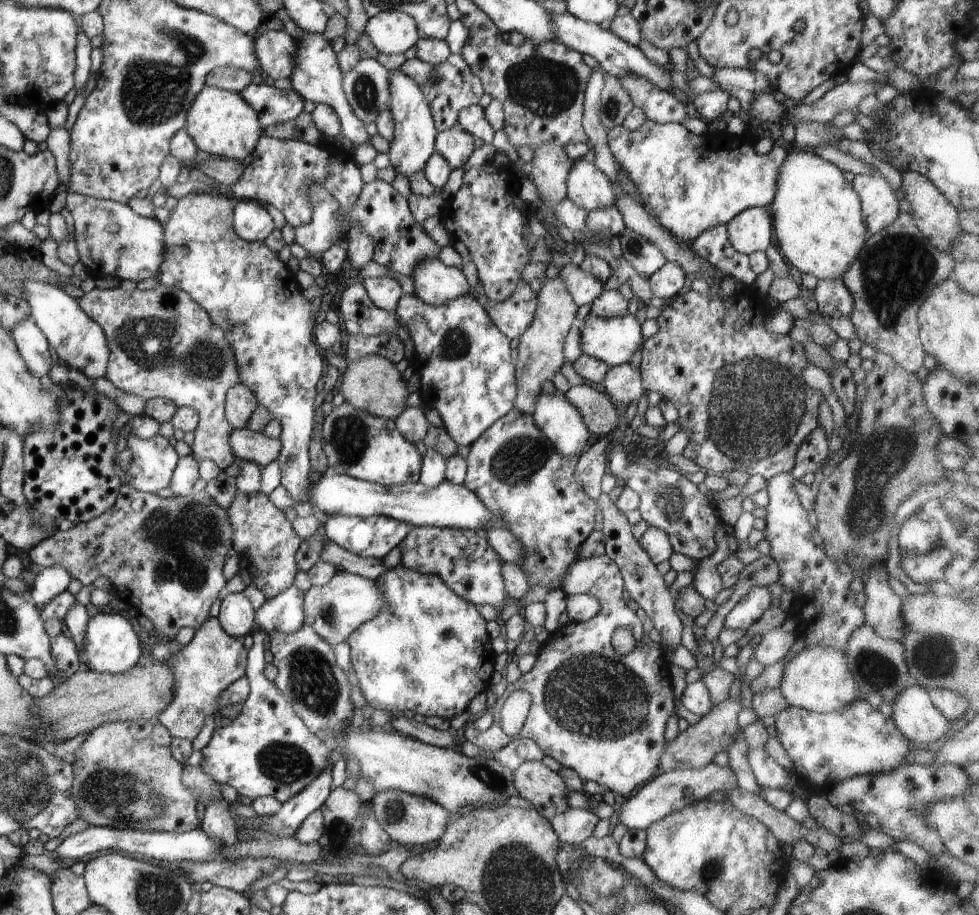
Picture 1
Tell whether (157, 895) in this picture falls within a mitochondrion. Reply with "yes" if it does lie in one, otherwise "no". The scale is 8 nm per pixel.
yes

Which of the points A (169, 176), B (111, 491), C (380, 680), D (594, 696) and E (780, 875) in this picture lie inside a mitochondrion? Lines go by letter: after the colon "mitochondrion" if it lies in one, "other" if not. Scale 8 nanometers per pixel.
A: other
B: other
C: other
D: mitochondrion
E: other

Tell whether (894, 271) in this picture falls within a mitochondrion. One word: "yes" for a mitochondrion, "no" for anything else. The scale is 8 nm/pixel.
yes

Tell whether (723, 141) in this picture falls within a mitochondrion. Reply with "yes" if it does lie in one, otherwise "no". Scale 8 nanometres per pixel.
no

